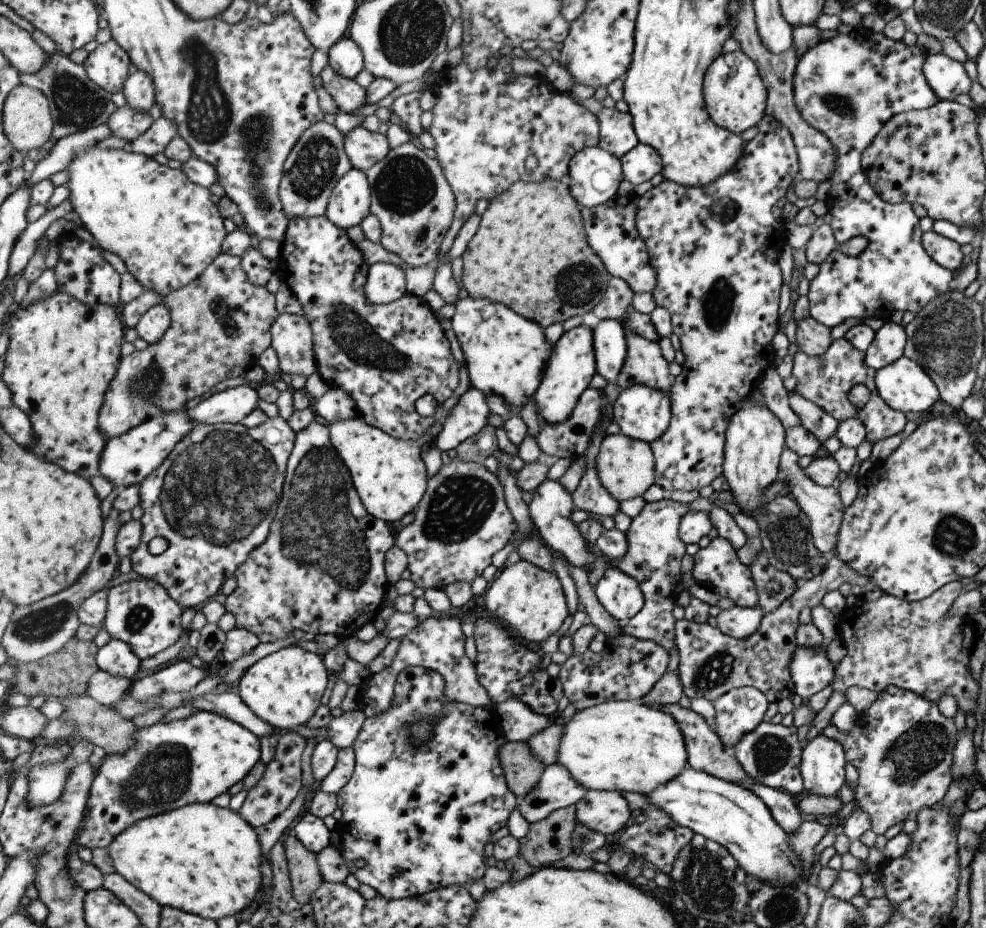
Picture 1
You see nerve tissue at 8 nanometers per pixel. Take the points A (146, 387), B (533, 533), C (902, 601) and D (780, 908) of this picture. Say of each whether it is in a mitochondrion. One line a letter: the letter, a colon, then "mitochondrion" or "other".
A: mitochondrion
B: other
C: other
D: mitochondrion

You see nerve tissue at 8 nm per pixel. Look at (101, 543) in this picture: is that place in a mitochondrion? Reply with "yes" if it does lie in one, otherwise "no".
no

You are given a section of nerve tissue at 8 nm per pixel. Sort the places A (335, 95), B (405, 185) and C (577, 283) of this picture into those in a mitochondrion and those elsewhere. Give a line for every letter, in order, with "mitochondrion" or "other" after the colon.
A: other
B: mitochondrion
C: mitochondrion

